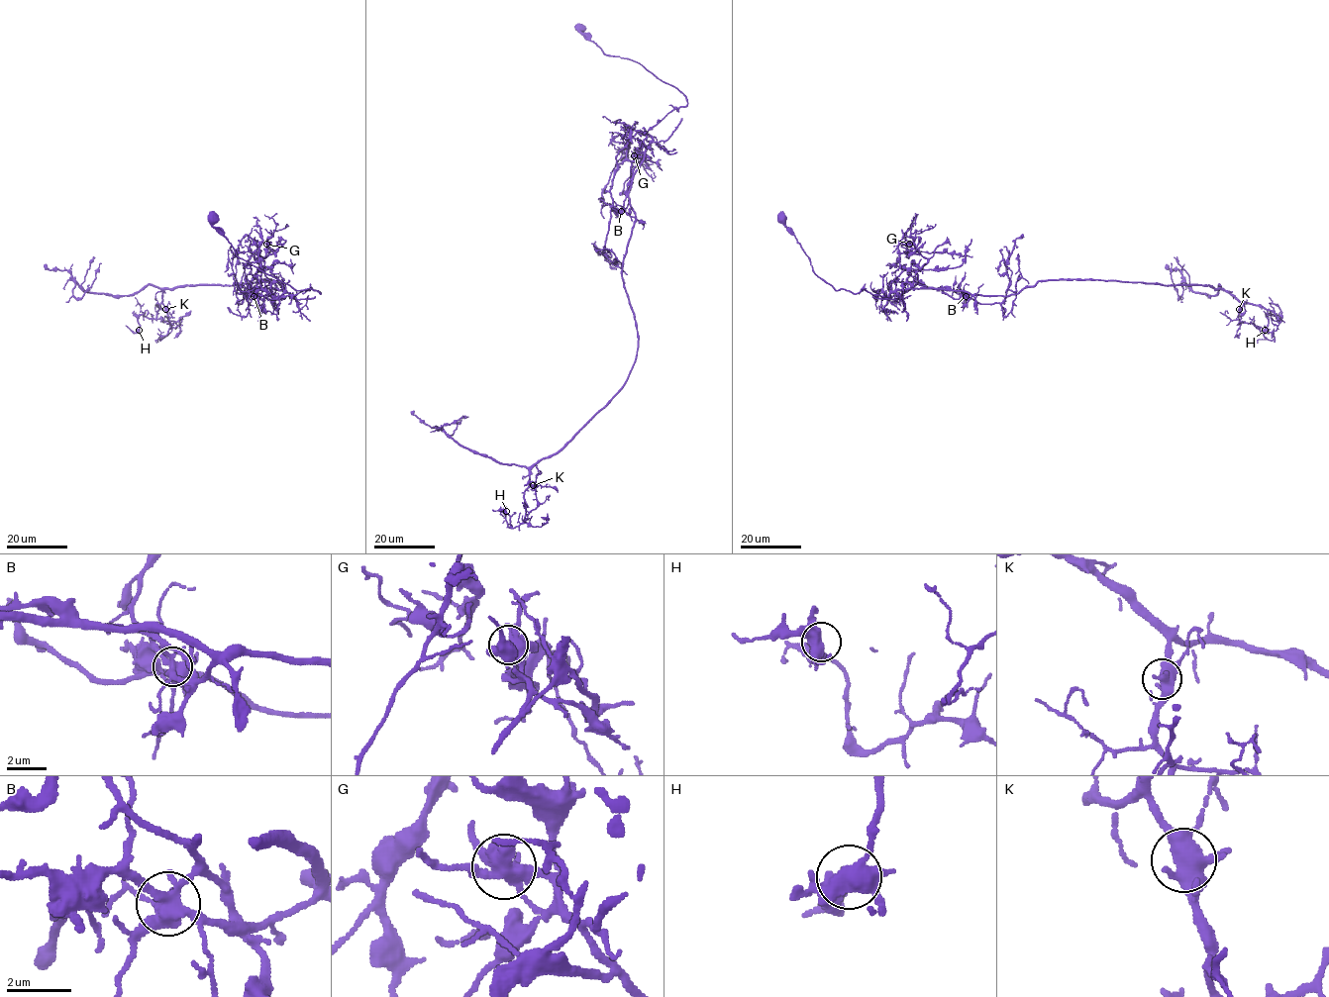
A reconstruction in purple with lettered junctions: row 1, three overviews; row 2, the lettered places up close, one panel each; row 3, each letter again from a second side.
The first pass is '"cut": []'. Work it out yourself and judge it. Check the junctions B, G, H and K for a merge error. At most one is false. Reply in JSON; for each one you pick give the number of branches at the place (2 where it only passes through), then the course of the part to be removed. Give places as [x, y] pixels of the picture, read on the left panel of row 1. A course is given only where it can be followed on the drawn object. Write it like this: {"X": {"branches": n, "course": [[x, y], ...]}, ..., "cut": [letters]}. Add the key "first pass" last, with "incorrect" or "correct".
{"B": {"branches": 6, "course": [[254, 297], [267, 296], [255, 287], [270, 280], [126, 295], [76, 282], [76, 298], [101, 263]]}, "cut": ["B"], "first pass": "incorrect"}

